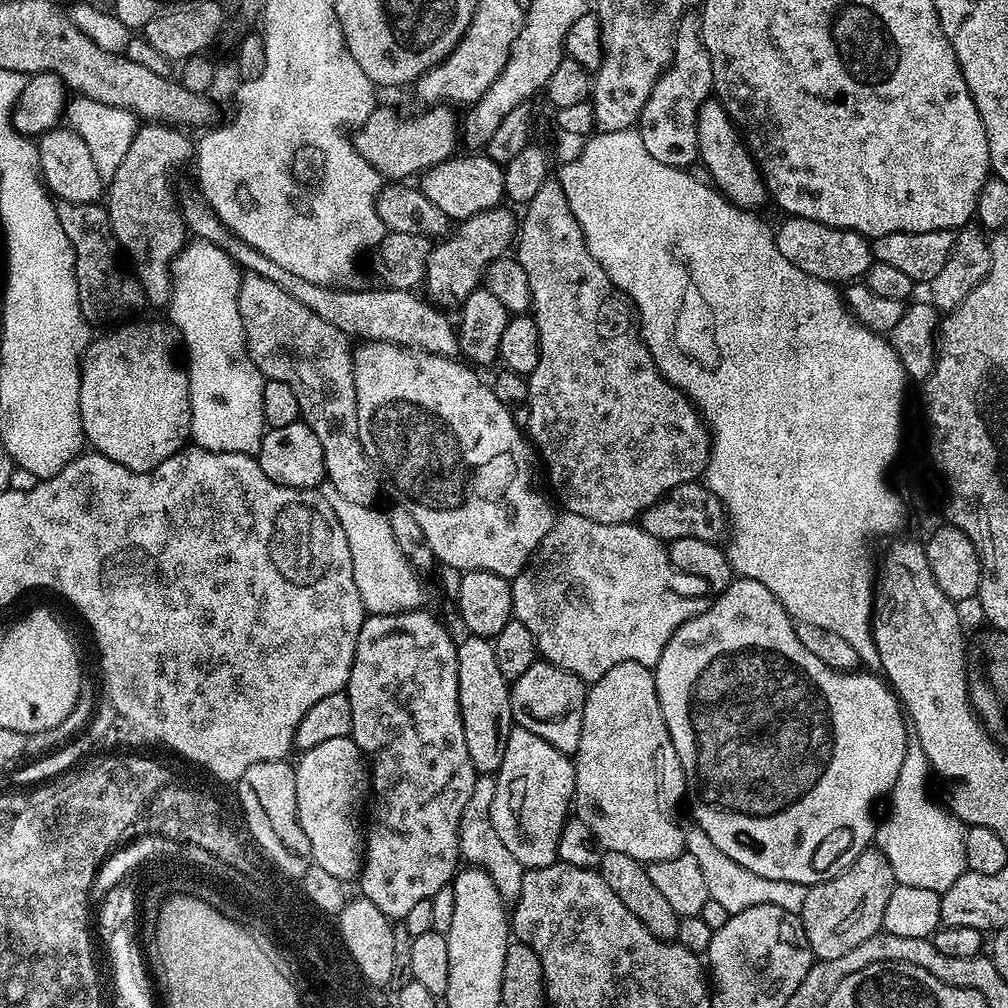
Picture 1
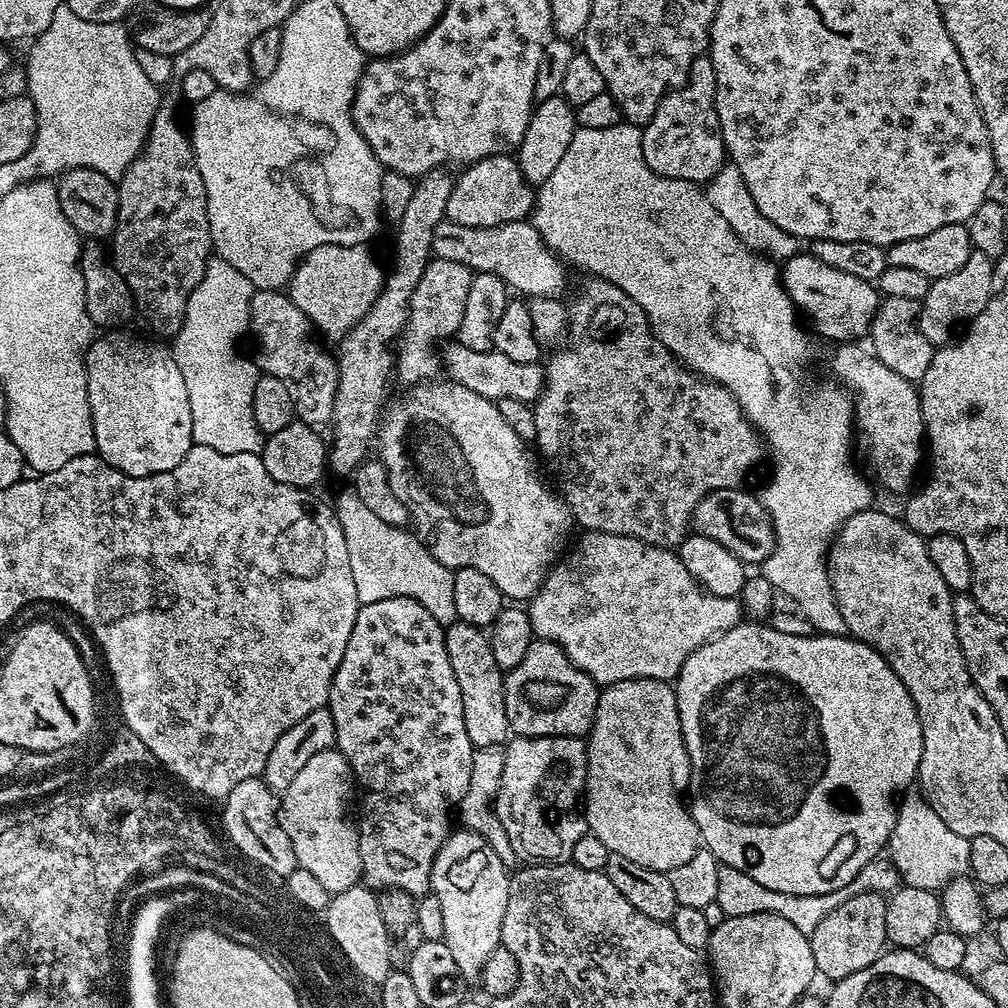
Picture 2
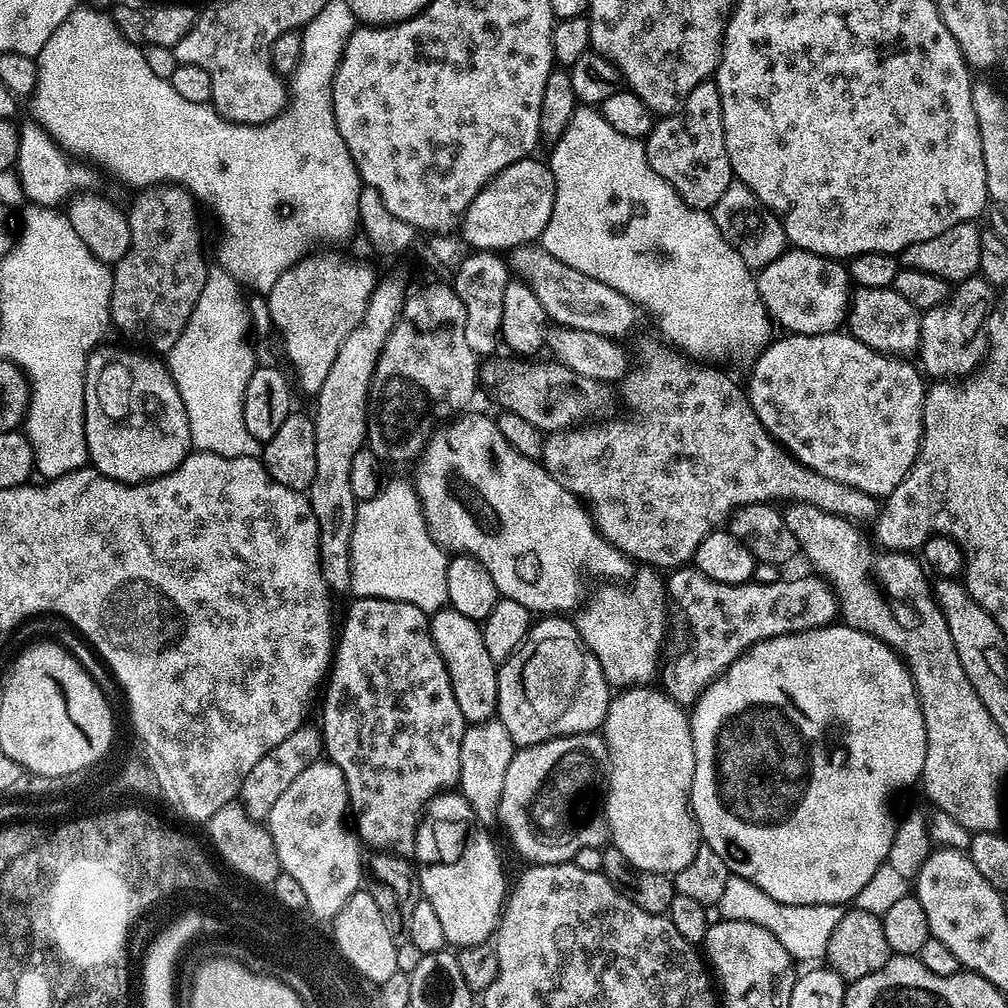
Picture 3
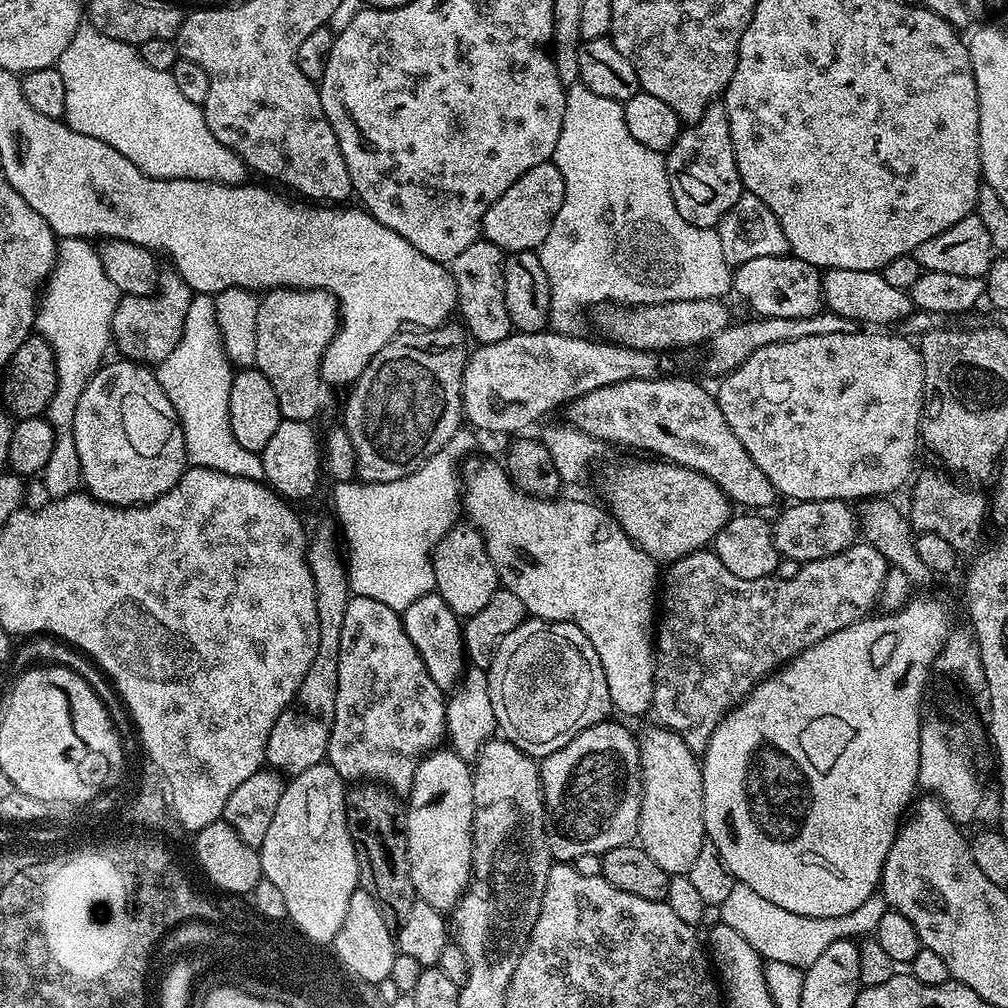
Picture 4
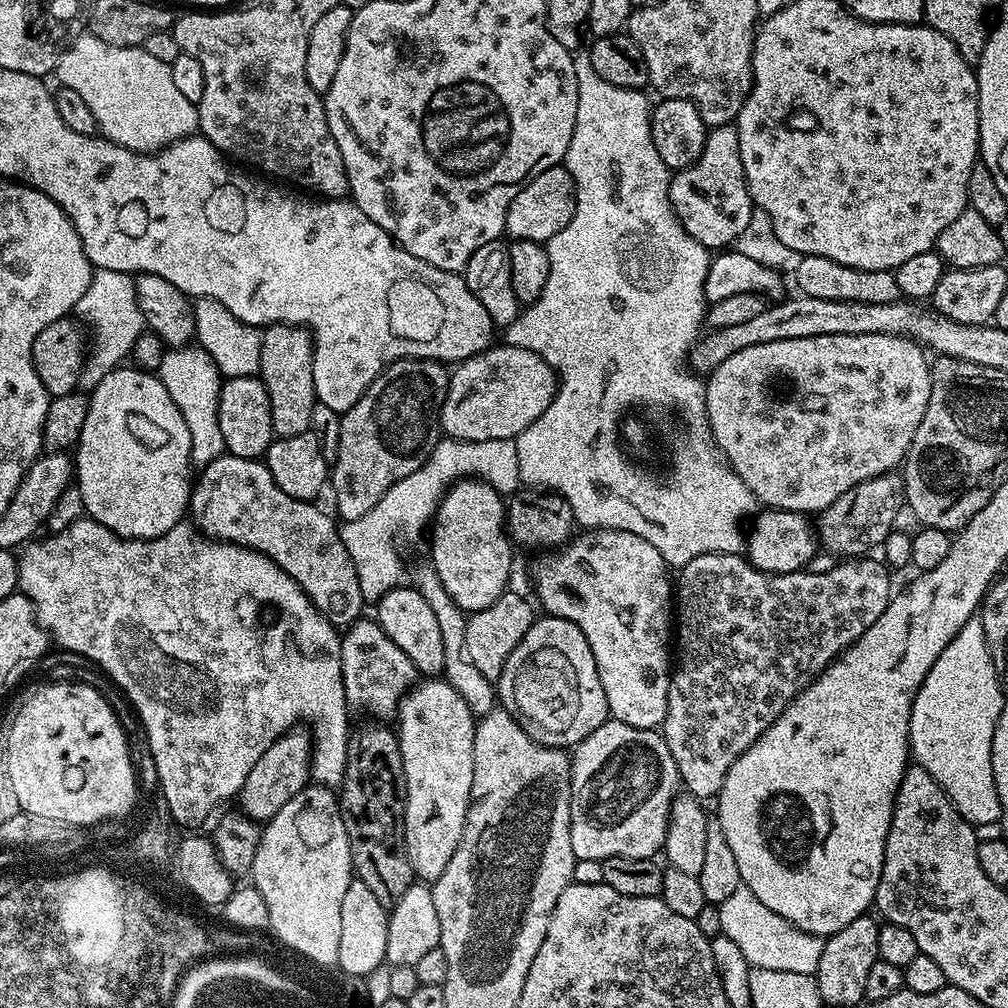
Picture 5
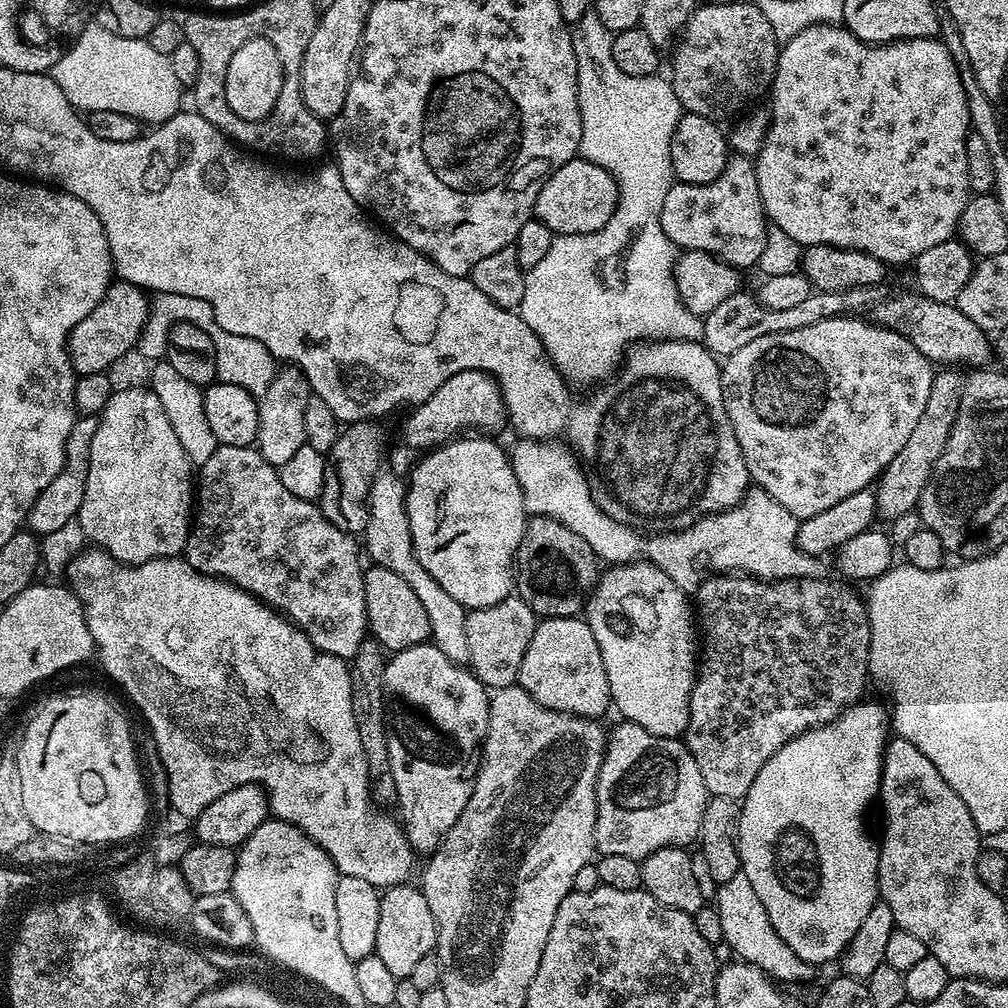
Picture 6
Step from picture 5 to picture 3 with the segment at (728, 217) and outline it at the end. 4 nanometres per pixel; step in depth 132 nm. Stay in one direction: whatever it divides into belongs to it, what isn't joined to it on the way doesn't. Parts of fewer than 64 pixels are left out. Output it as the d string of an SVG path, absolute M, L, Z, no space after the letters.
M715 79L703 80L694 86L678 111L659 117L642 147L650 167L674 186L686 206L702 212L711 210L734 181L730 158L726 154L722 98L718 98Z

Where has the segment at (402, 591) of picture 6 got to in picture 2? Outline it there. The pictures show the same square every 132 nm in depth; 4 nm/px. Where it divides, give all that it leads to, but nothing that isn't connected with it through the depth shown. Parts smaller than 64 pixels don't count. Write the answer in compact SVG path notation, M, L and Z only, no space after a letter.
M453 622L447 625L444 641L450 666L454 666L454 678L458 678L458 690L462 690L466 734L470 734L473 749L501 747L510 736L504 697L505 673L501 672L498 662L494 662L494 650L490 650L485 629Z

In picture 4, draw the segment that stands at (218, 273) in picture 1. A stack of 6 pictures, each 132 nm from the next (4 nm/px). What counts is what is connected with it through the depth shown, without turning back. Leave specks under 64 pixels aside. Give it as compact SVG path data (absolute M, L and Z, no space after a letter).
M193 295L181 341L158 366L158 379L170 406L180 419L189 465L234 474L238 478L264 480L259 452L246 450L230 430L230 382L234 365L224 349L211 295Z

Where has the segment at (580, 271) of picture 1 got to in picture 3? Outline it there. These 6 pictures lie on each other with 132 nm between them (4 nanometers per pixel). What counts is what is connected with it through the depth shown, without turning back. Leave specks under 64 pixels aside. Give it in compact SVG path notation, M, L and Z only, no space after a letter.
M671 347L656 348L648 357L645 358L640 368L633 367L622 381L624 387L624 398L632 407L633 416L629 420L614 420L615 418L605 419L603 422L592 422L587 426L577 426L569 428L567 432L554 432L545 439L544 454L542 463L544 468L558 482L558 486L566 486L570 494L574 494L580 499L581 504L588 509L592 515L592 521L596 523L596 529L620 552L624 553L629 560L640 566L647 566L653 570L671 570L674 568L685 567L695 557L698 546L702 538L706 538L710 533L717 531L720 524L729 519L737 508L744 508L747 504L766 504L769 502L791 502L794 504L809 504L818 506L826 514L834 514L838 518L852 521L853 524L868 526L867 524L877 519L881 515L881 505L877 497L866 494L862 490L854 490L854 486L842 486L842 482L834 482L834 478L822 478L822 474L811 472L799 464L798 461L789 455L788 451L776 443L776 439L765 430L758 416L748 401L748 393L743 387L740 388L724 372L719 372L716 368L702 368L696 366L694 362L686 359L679 351Z

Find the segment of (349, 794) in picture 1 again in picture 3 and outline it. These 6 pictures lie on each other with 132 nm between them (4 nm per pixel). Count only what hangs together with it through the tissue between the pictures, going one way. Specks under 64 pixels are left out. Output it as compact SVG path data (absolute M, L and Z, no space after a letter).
M321 758L315 764L306 766L306 770L302 770L302 774L298 774L298 778L294 778L294 782L290 782L290 786L278 797L278 802L274 802L274 807L270 810L266 821L267 830L276 851L276 860L280 863L280 871L290 874L290 878L294 878L294 882L298 882L298 886L302 886L302 894L304 895L307 911L312 911L318 919L325 920L325 922L331 921L336 917L342 910L342 906L346 906L348 899L356 892L361 891L362 888L362 856L360 860L362 844L358 839L357 833L350 827L349 821L348 824L344 821L344 815L347 817L349 812L350 805L348 802L348 791L346 790L346 778L342 774L342 770L338 770L338 766L332 763L331 760Z

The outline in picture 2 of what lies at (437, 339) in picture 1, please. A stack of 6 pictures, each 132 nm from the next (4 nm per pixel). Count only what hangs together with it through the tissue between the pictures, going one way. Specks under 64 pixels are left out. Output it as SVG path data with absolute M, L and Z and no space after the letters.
M450 342L443 349L442 364L447 379L466 386L466 390L474 390L474 394L482 394L482 398L487 400L518 398L518 402L532 404L544 388L544 370L540 364L514 362L495 350L470 350L470 346Z

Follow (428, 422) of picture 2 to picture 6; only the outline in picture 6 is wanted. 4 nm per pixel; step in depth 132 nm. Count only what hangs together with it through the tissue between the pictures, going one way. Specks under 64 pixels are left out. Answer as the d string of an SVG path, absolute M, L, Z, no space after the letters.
M636 560L633 564L618 564L601 571L600 579L596 581L596 587L587 593L582 616L588 621L590 630L594 630L594 642L598 642L598 650L602 650L602 662L606 666L606 678L610 682L612 704L624 715L621 717L627 723L642 726L642 730L655 736L683 737L684 731L688 728L690 694L696 681L698 667L698 628L694 623L694 608L690 603L689 593L676 585L674 578L670 578L670 574L666 574L658 566L648 563L646 560Z

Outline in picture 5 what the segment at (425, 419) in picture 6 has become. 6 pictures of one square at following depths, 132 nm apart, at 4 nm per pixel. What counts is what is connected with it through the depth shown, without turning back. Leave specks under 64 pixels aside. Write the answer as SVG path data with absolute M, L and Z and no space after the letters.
M510 342L499 344L459 361L451 369L439 423L447 437L466 442L515 440L556 396L558 377L547 362Z

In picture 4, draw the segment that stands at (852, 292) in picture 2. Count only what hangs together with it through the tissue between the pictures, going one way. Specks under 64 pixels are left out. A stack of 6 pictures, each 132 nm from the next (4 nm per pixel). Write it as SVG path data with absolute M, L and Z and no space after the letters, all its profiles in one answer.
M791 254L751 258L750 262L736 266L732 288L760 318L810 318L825 307L821 269Z

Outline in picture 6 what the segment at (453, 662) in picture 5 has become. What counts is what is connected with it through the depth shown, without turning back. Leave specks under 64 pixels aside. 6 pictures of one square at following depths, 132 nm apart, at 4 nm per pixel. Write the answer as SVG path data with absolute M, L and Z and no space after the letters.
M381 470L372 479L370 494L368 495L368 521L362 533L362 548L372 559L371 563L378 568L394 570L398 578L402 578L414 590L415 596L422 601L426 609L426 618L430 618L430 640L436 645L450 662L468 664L470 645L466 639L466 618L468 612L458 602L458 598L450 598L438 581L422 567L422 562L414 554L414 542L410 534L410 520L406 510L408 490L405 477L396 472Z

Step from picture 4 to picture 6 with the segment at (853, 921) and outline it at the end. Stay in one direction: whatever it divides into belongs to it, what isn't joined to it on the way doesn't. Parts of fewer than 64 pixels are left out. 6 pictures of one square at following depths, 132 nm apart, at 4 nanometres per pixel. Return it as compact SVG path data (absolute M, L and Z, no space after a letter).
M744 872L717 887L714 907L718 910L718 918L722 918L724 943L732 947L733 953L743 963L753 964L784 986L804 984L815 978L817 965L802 962L802 958L798 958L798 954L794 954L794 950L790 950L790 946L778 938L778 930L774 930L770 914L766 914L766 906L762 906L758 894L754 894L754 886L750 886L750 878L746 878Z

